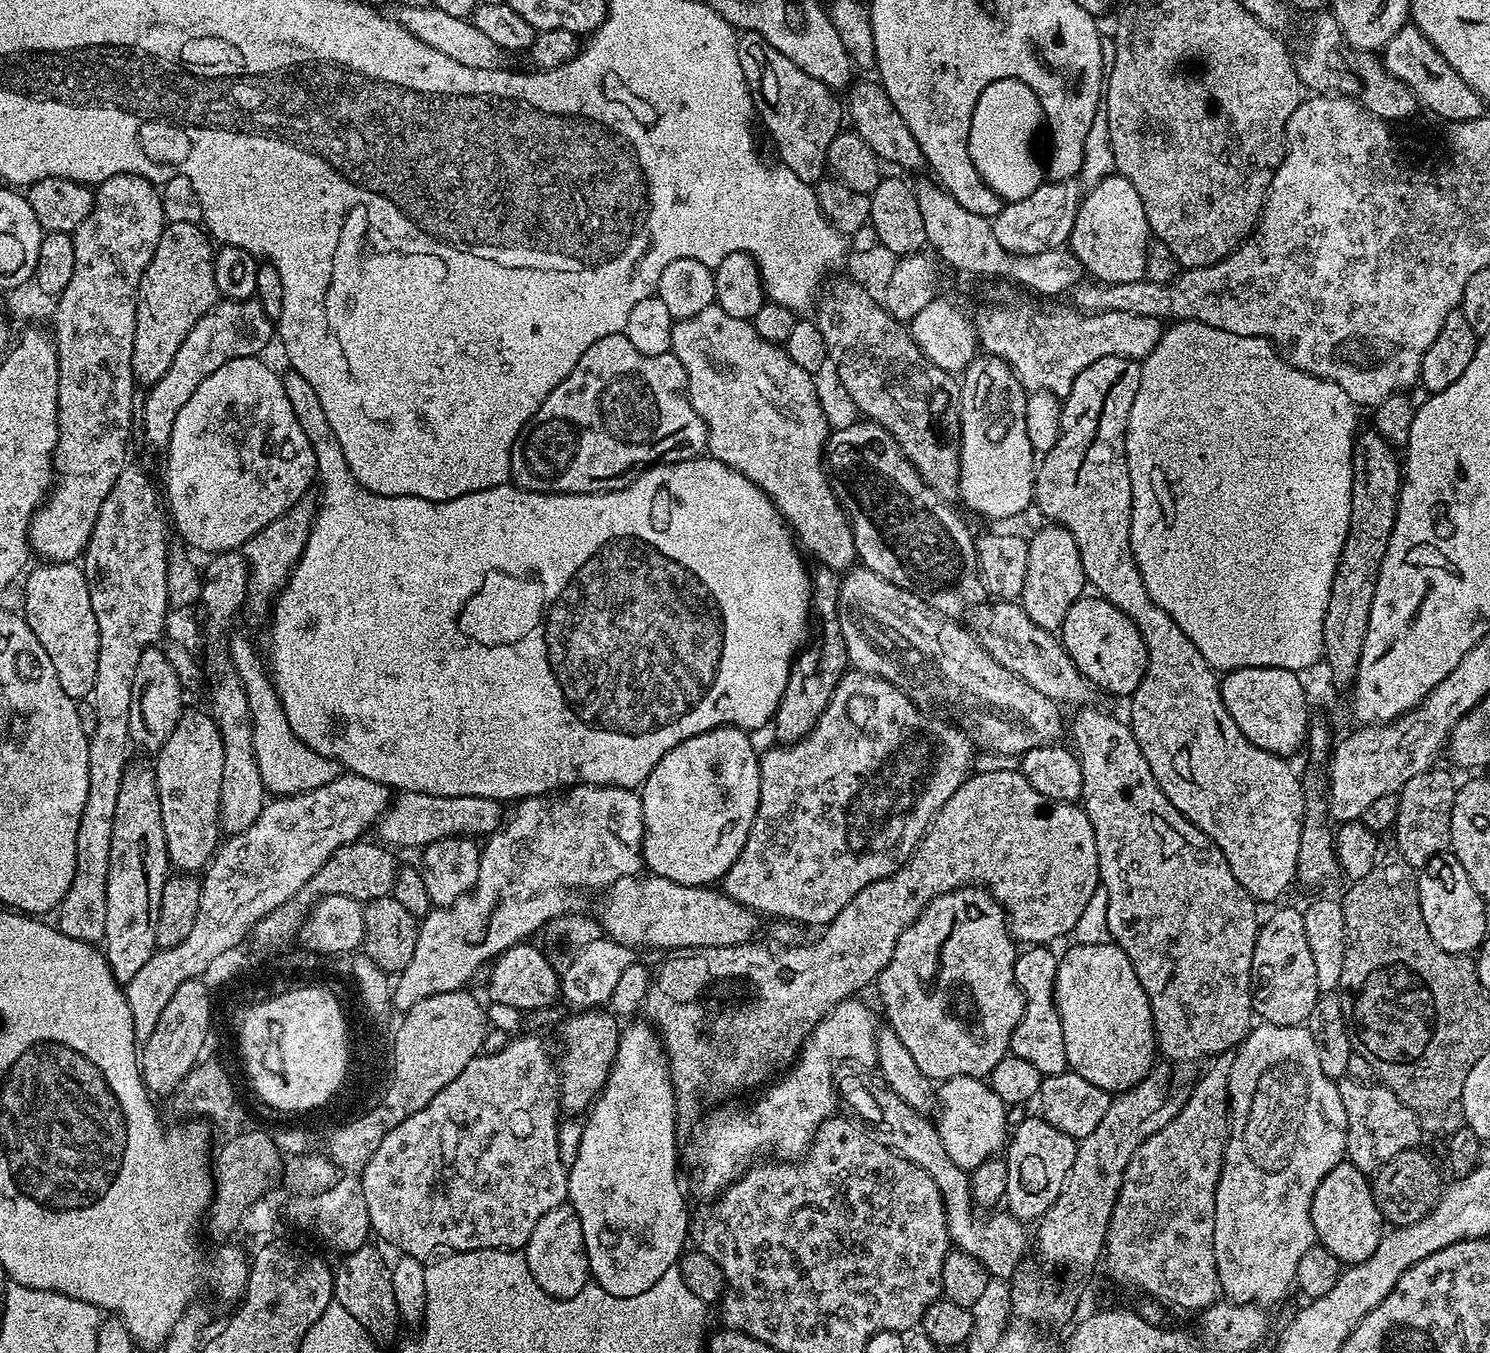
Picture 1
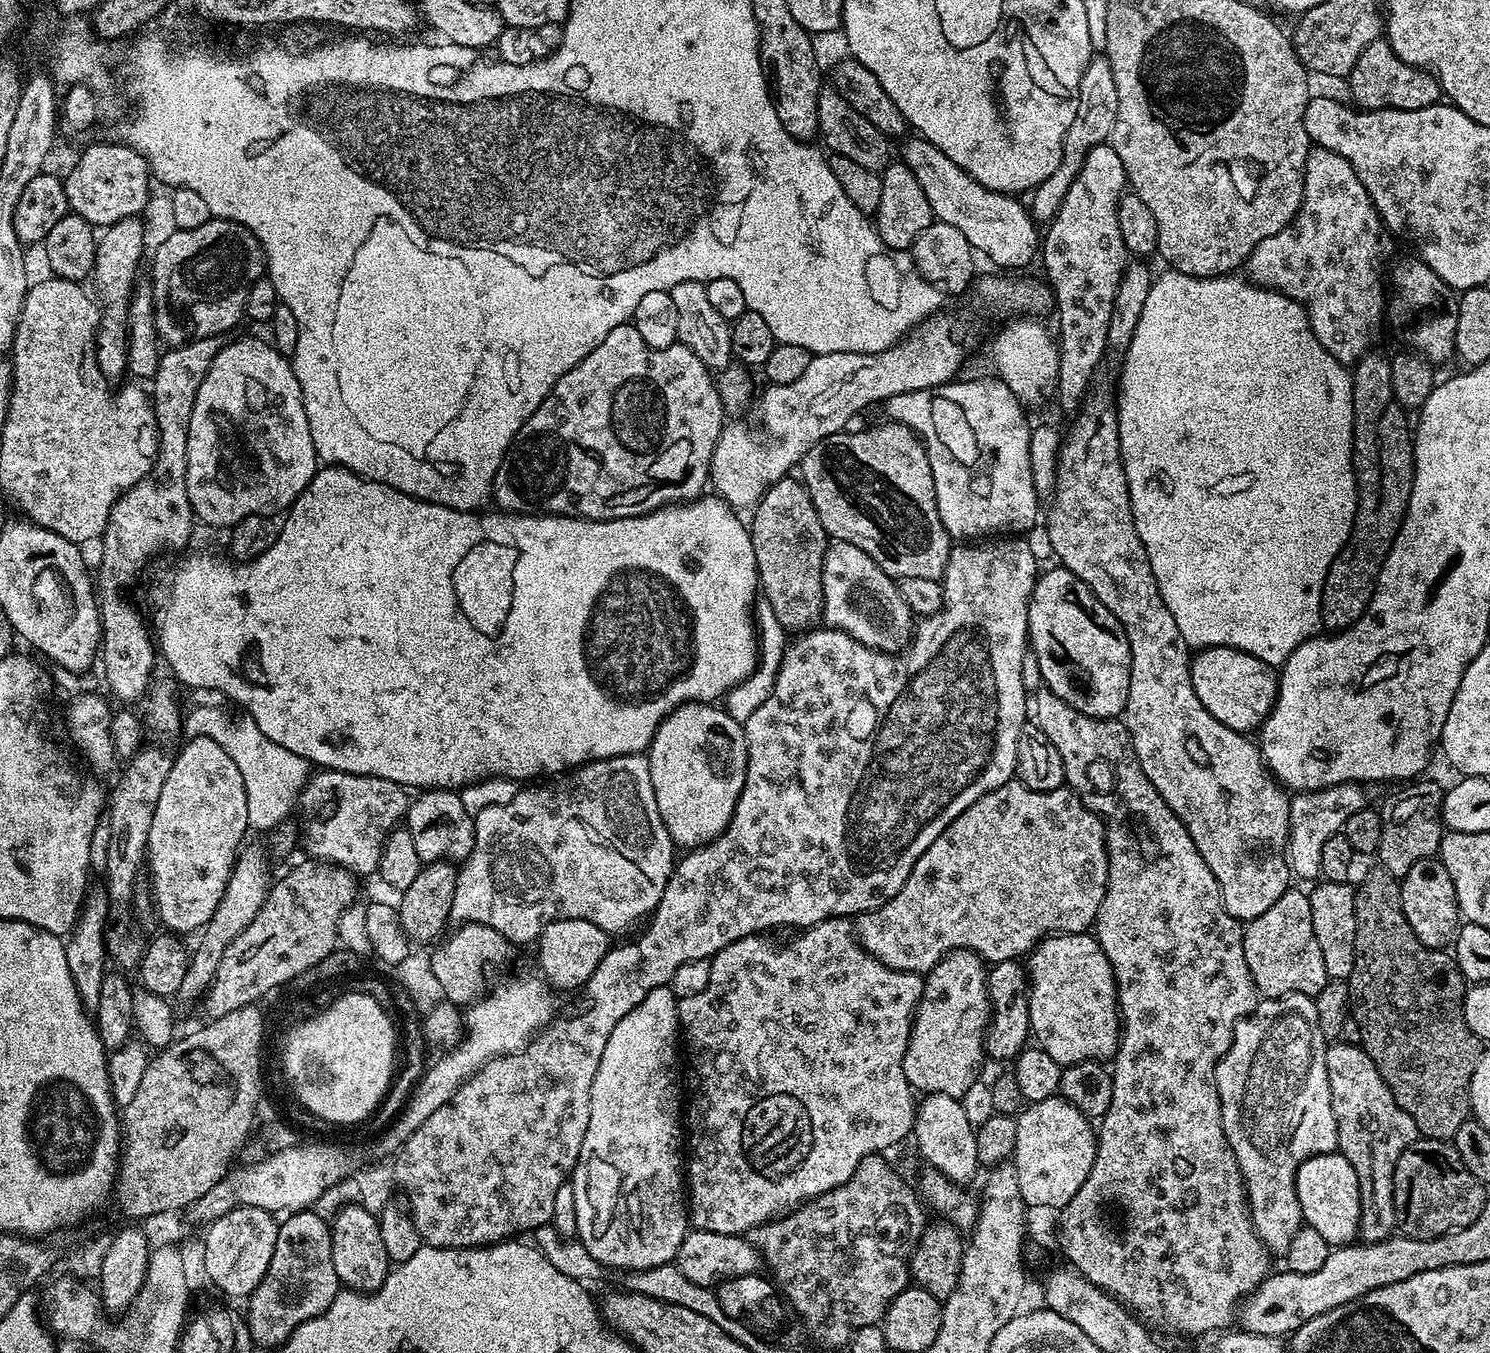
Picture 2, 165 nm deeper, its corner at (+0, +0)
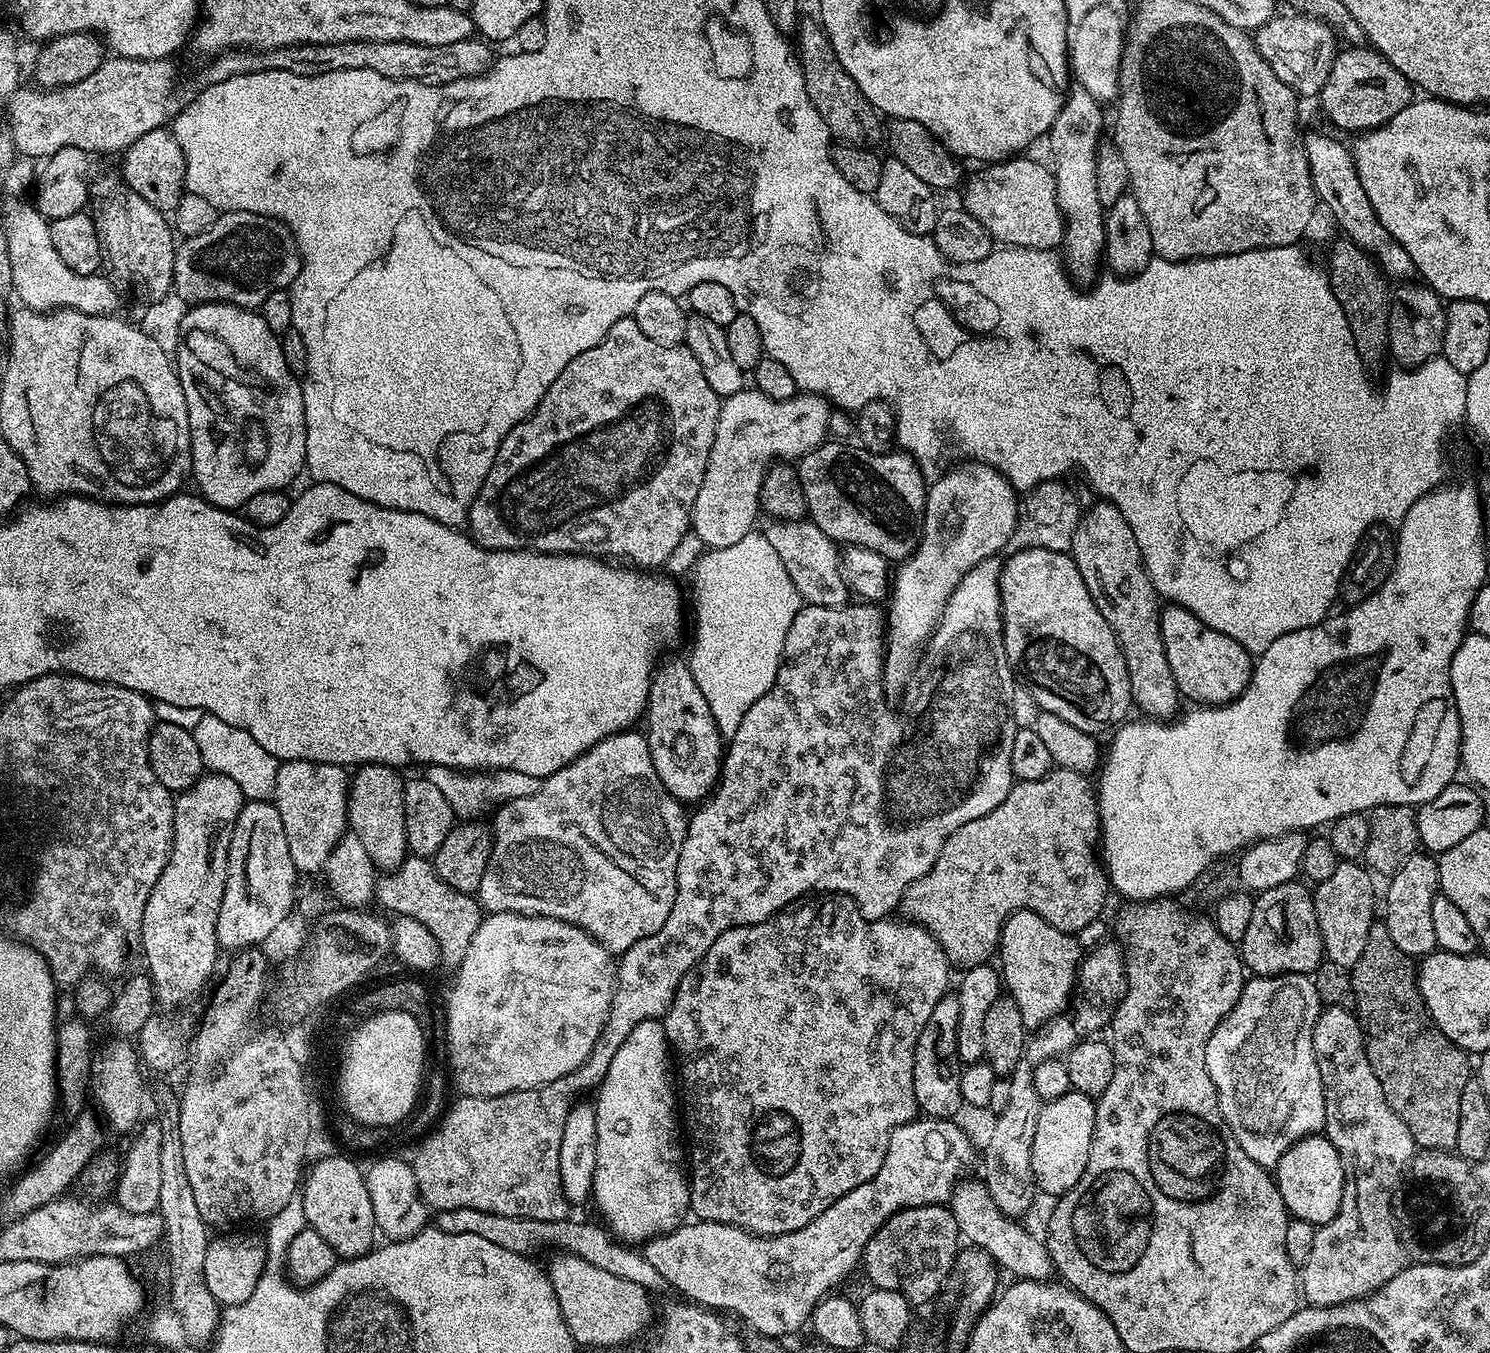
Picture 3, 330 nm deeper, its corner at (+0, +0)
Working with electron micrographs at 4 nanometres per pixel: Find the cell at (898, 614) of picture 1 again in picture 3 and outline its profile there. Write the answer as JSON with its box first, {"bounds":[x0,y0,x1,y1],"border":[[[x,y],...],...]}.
{"bounds":[762,518,850,606],"border":[[[811,518],[772,520],[763,525],[762,531],[766,542],[774,546],[774,554],[782,558],[782,566],[786,566],[786,574],[790,574],[790,582],[794,582],[804,604],[839,606],[849,603],[850,589],[840,567],[841,549]]]}

